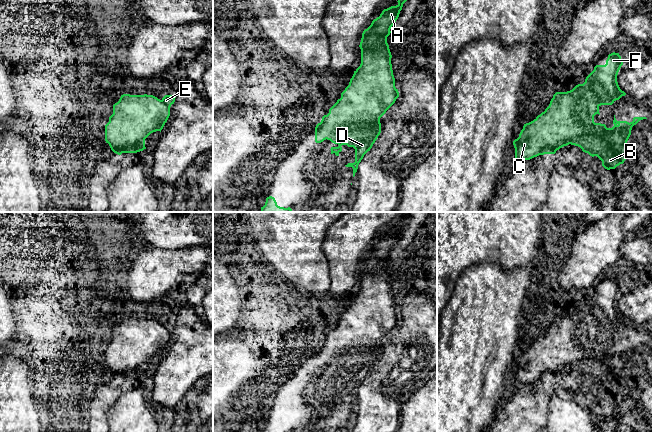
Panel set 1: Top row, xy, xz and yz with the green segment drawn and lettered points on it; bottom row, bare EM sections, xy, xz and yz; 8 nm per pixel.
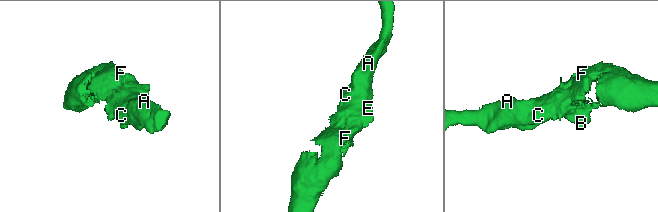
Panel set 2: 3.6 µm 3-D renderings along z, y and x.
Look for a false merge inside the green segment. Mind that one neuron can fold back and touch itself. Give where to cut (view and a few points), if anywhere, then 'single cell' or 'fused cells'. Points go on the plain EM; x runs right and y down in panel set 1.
no cut; single cell

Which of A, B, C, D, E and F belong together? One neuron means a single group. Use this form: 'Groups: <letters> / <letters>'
Groups: A B C D E F

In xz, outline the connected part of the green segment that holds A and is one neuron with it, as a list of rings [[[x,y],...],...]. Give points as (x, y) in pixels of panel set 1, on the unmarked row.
[[[407,213],[396,230],[384,233],[363,255],[359,269],[361,288],[341,317],[341,322],[315,351],[316,367],[327,363],[339,369],[331,371],[331,378],[339,380],[342,369],[355,373],[355,386],[345,389],[353,392],[353,401],[364,379],[381,357],[380,342],[399,321],[387,261],[408,221]]]

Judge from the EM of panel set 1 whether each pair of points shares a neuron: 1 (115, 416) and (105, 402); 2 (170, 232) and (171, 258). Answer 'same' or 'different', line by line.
1: different
2: different

